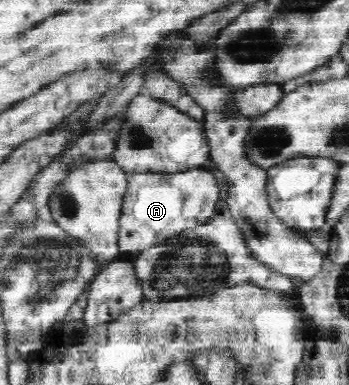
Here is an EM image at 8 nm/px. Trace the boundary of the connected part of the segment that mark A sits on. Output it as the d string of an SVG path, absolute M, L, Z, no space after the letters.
M203 167L175 172L129 173L119 218L118 249L121 253L143 252L185 230L202 225L215 212L219 190L213 173Z

